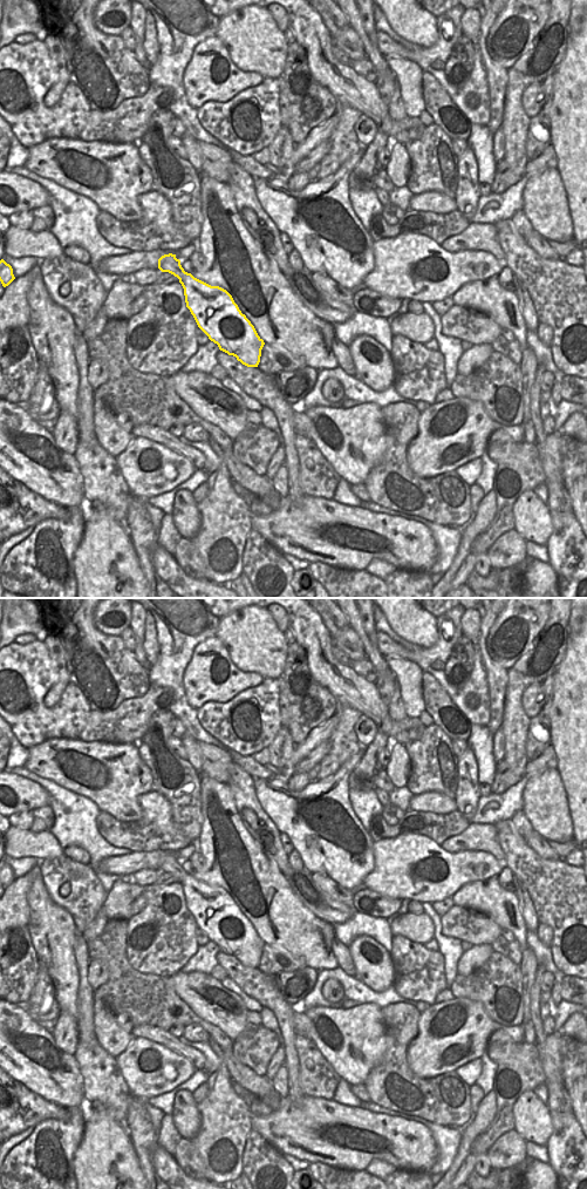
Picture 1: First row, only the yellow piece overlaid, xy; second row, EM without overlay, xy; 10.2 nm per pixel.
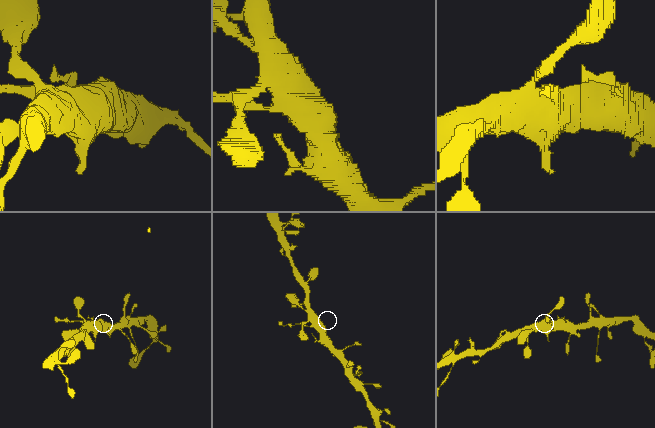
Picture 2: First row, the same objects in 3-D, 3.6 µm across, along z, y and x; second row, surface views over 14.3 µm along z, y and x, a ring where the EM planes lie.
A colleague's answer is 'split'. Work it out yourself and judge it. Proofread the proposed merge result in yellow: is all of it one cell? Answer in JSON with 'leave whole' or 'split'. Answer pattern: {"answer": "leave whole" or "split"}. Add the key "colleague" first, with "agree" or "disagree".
{"colleague": "disagree", "answer": "leave whole"}

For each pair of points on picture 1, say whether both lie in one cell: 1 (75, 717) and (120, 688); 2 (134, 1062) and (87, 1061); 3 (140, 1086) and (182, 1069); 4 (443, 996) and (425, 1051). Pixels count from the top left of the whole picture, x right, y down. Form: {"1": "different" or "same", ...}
{"1": "different", "2": "different", "3": "same", "4": "different"}

